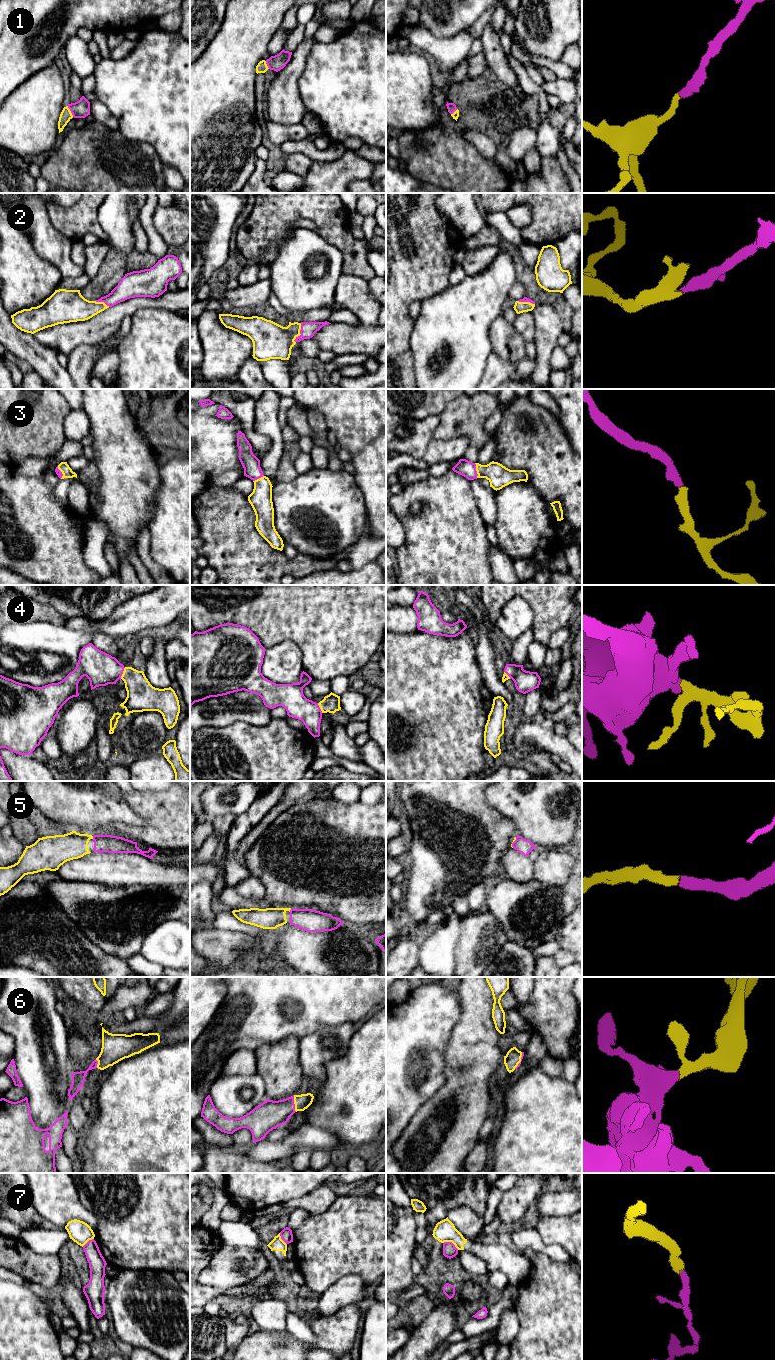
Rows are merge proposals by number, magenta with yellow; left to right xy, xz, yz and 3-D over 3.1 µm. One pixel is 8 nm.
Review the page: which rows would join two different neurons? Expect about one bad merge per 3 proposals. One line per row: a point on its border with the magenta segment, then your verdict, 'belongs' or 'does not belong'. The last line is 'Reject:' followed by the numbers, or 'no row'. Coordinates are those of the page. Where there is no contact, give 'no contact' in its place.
1: xy (70, 110) | belongs
2: xz (300, 333) | belongs
3: yz (475, 470) | belongs
4: xy (122, 673) | belongs
5: xy (93, 837) | belongs
6: xz (293, 1103) | belongs
7: yz (451, 1242) | does not belong
Reject: 7

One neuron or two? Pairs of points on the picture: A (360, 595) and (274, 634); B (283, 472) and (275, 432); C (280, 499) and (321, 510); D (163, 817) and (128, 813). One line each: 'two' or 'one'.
A: one
B: two
C: one
D: two

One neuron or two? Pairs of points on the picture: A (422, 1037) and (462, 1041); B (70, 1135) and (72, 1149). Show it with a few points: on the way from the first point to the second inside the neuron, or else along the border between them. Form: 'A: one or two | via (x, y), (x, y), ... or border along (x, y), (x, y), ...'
A: two | border along (458, 1018), (446, 1048), (444, 1063)
B: one | via (70, 1138), (70, 1146)

